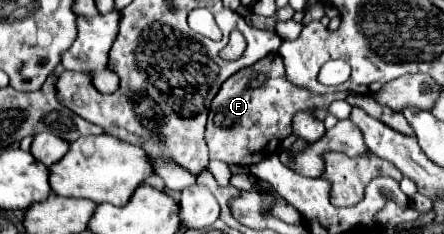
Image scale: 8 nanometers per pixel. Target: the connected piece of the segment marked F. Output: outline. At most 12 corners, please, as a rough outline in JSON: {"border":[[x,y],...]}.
{"border":[[267,54],[223,82],[209,158],[251,166],[291,136],[299,110],[361,106],[415,136],[401,112],[351,92],[311,94]]}

